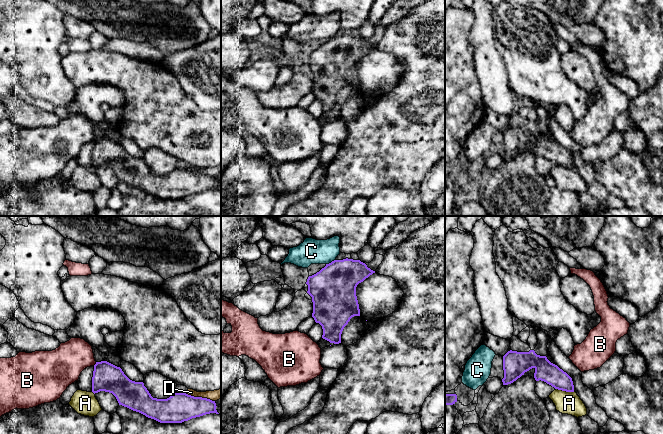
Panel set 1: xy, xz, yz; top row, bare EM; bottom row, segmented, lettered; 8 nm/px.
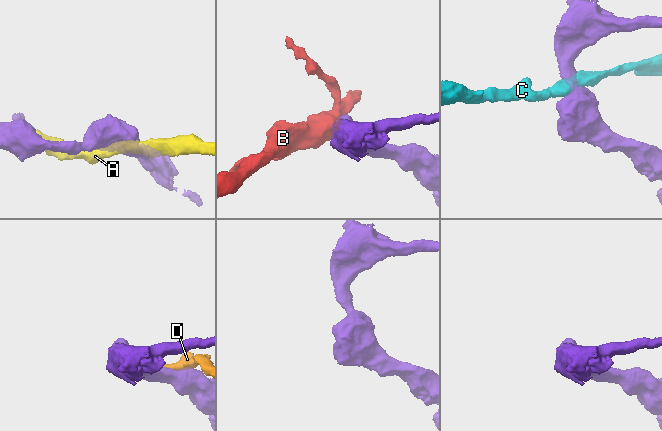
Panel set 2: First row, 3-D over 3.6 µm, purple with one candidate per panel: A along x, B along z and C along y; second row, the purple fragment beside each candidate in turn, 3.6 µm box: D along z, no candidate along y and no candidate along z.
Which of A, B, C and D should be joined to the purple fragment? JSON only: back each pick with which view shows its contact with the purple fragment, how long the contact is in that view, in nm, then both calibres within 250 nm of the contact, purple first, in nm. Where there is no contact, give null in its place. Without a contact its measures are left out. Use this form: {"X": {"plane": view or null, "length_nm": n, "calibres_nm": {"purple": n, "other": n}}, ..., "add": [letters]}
{"add": []}

